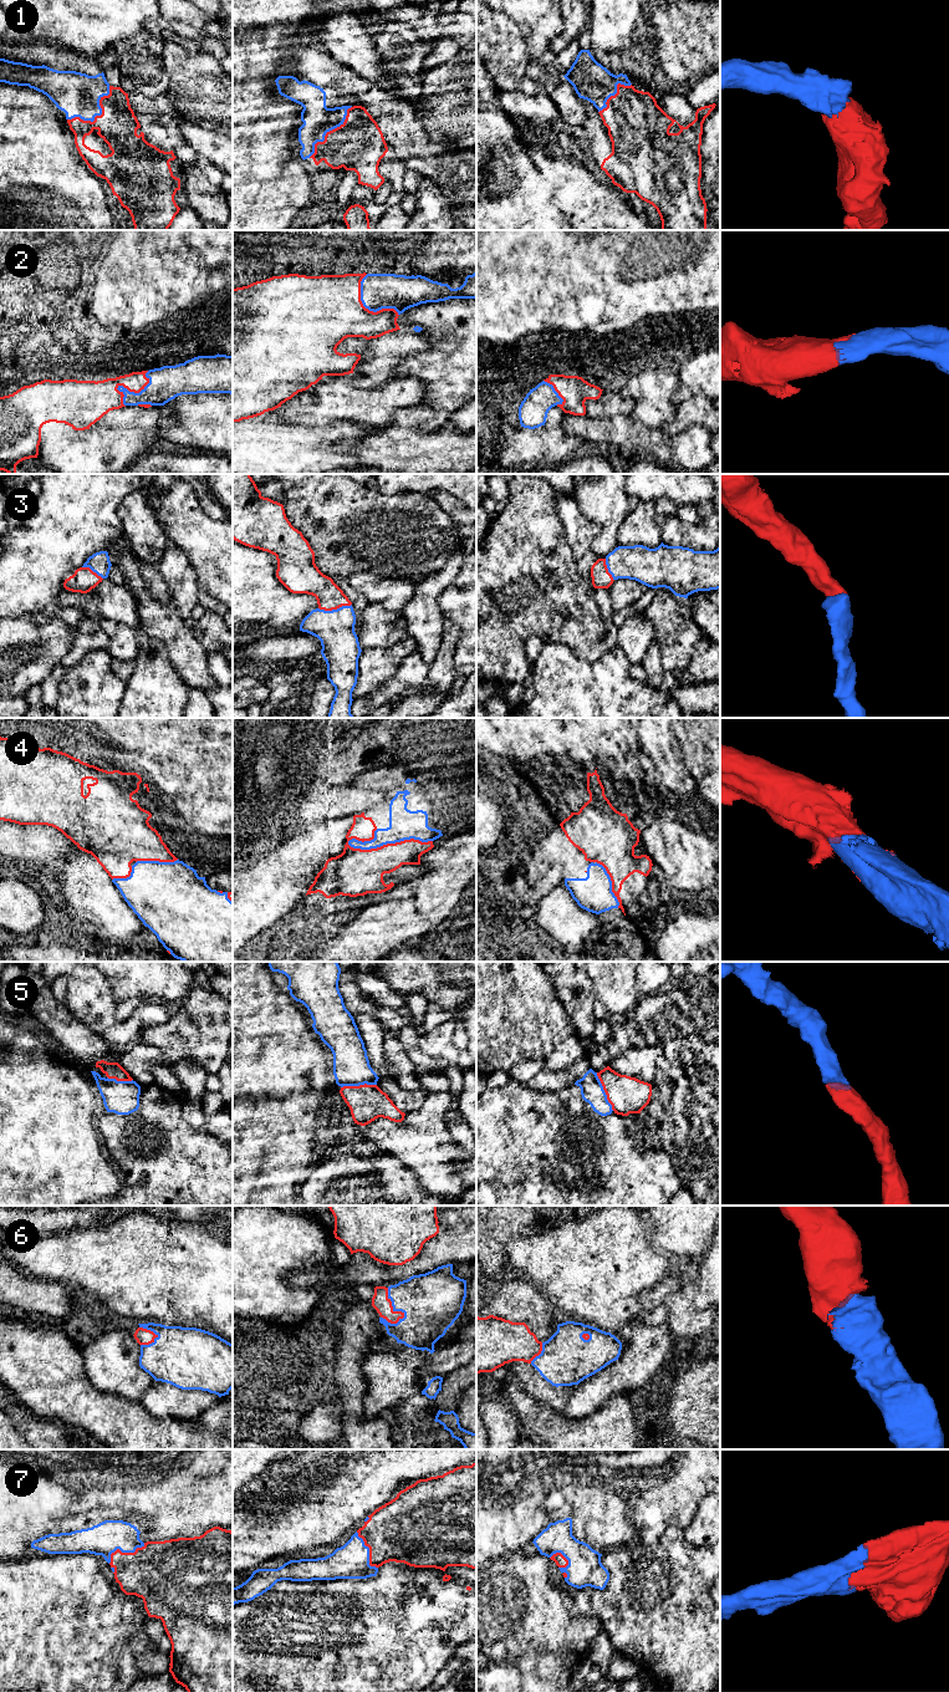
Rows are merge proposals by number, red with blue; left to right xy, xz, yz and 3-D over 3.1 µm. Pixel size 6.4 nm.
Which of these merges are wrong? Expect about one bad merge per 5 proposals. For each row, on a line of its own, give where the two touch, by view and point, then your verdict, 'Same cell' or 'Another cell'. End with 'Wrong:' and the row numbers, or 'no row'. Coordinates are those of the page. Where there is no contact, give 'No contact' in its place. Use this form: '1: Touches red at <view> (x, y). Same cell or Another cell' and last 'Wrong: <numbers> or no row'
1: Touches red at xy (98, 116). Same cell
2: Touches red at xz (365, 307). Same cell
3: Touches red at xz (335, 608). Same cell
4: Touches red at xz (389, 844). Same cell
5: Touches red at yz (605, 1091). Same cell
6: Touches red at xz (392, 1309). Same cell
7: Touches red at xy (123, 1553). Same cell
Wrong: no row

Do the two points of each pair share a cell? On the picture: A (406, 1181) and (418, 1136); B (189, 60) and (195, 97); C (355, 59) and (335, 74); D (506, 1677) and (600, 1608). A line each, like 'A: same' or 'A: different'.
A: different
B: same
C: different
D: different

